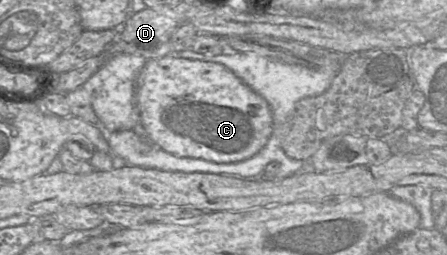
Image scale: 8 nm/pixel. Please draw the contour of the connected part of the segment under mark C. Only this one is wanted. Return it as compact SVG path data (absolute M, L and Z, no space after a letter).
M173 54L148 59L136 80L140 124L162 150L179 157L234 163L257 154L273 131L271 109L264 98L222 64L179 58Z

